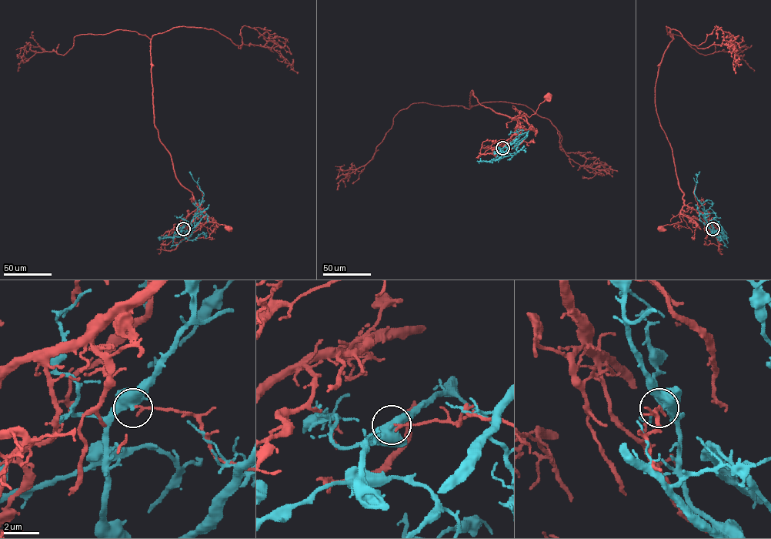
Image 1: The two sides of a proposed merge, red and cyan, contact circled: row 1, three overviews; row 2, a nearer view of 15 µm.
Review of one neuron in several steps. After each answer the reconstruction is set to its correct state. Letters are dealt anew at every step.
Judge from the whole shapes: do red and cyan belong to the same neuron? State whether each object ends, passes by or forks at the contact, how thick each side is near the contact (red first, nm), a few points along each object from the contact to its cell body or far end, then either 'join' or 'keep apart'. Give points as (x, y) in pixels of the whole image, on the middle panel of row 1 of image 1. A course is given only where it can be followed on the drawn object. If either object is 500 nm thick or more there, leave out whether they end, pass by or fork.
150 nm thick on the red side, 500 nm on the other; red runs (502, 148), (511, 148), (519, 145), (529, 131), (525, 115), (529, 117), (534, 114), (548, 96); cyan runs (502, 148), (501, 151), (503, 153), (523, 130), (511, 132), (508, 135); keep apart

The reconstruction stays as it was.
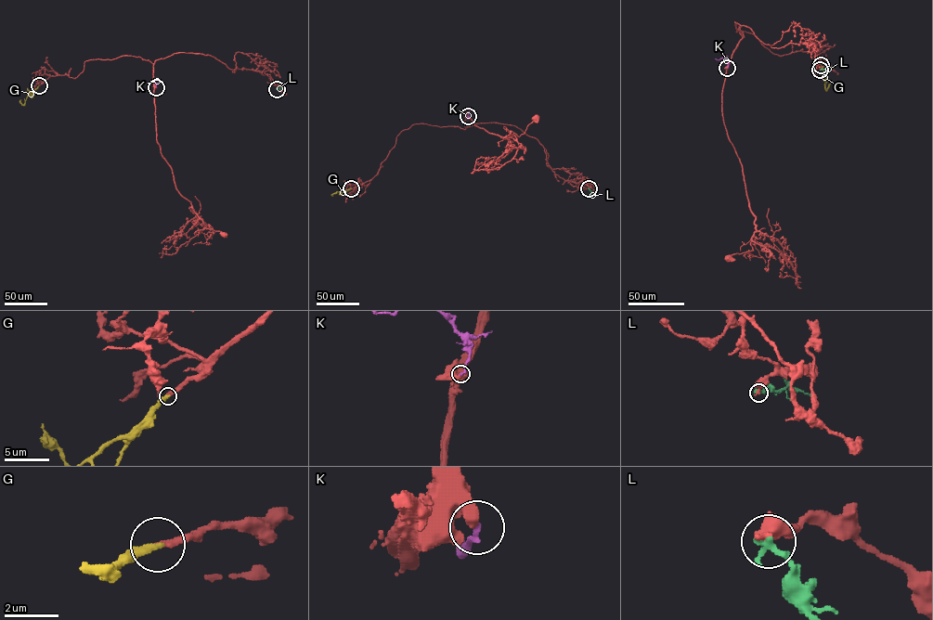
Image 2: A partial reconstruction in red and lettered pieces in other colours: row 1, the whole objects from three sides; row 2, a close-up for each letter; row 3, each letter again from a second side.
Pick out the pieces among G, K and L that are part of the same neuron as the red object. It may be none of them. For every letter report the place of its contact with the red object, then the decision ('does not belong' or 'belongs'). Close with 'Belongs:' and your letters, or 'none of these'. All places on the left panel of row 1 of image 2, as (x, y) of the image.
G: meets red at (39, 85); belongs
K: meets red at (156, 87); does not belong
L: meets red at (277, 89); does not belong
Belongs: G

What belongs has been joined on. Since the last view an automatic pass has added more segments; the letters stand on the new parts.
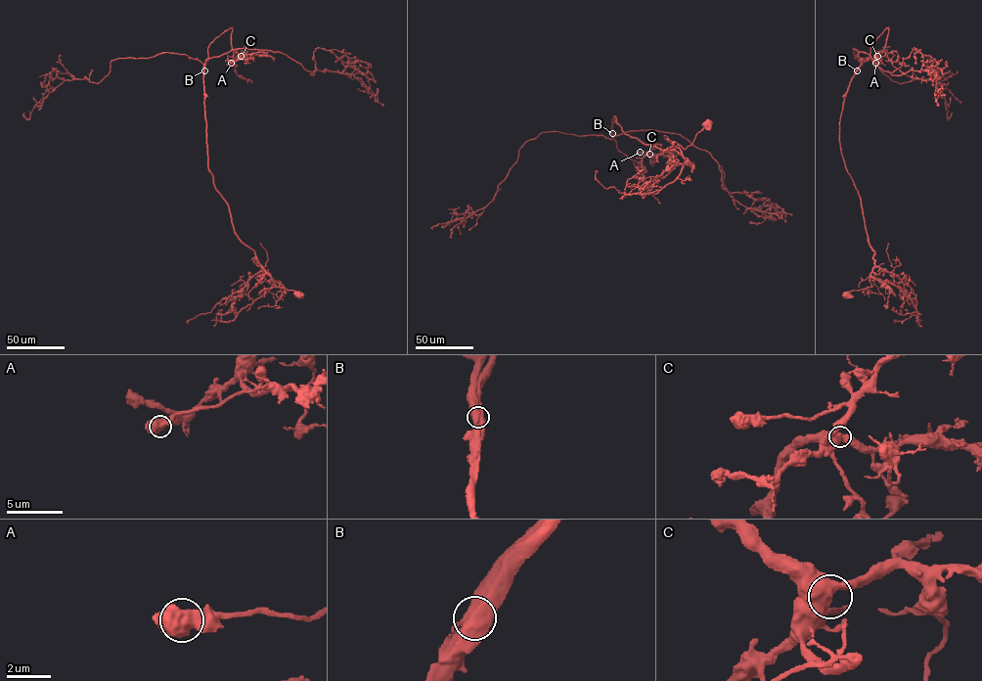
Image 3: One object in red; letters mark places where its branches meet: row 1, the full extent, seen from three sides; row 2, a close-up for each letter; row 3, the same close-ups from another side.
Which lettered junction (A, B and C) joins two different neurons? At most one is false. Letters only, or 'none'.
B

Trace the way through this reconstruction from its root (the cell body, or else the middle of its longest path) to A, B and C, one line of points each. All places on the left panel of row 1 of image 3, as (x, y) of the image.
A: (299, 295), (276, 286), (238, 237), (208, 167), (203, 66), (208, 45), (232, 28), (242, 59), (231, 63)
B: (299, 295), (275, 286), (254, 251), (236, 233), (228, 204), (215, 187), (208, 167), (204, 70)
C: (299, 295), (276, 286), (238, 237), (208, 167), (203, 79), (207, 47), (232, 28), (232, 47), (241, 56)

